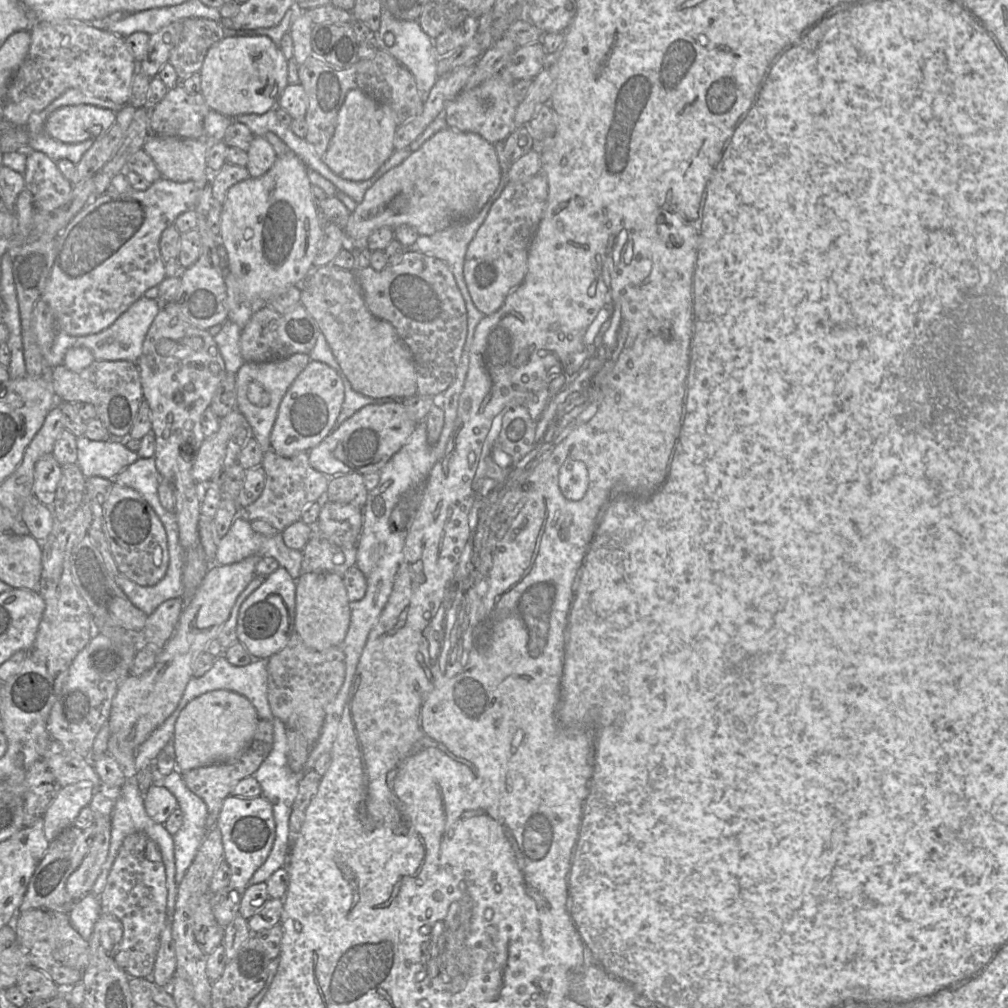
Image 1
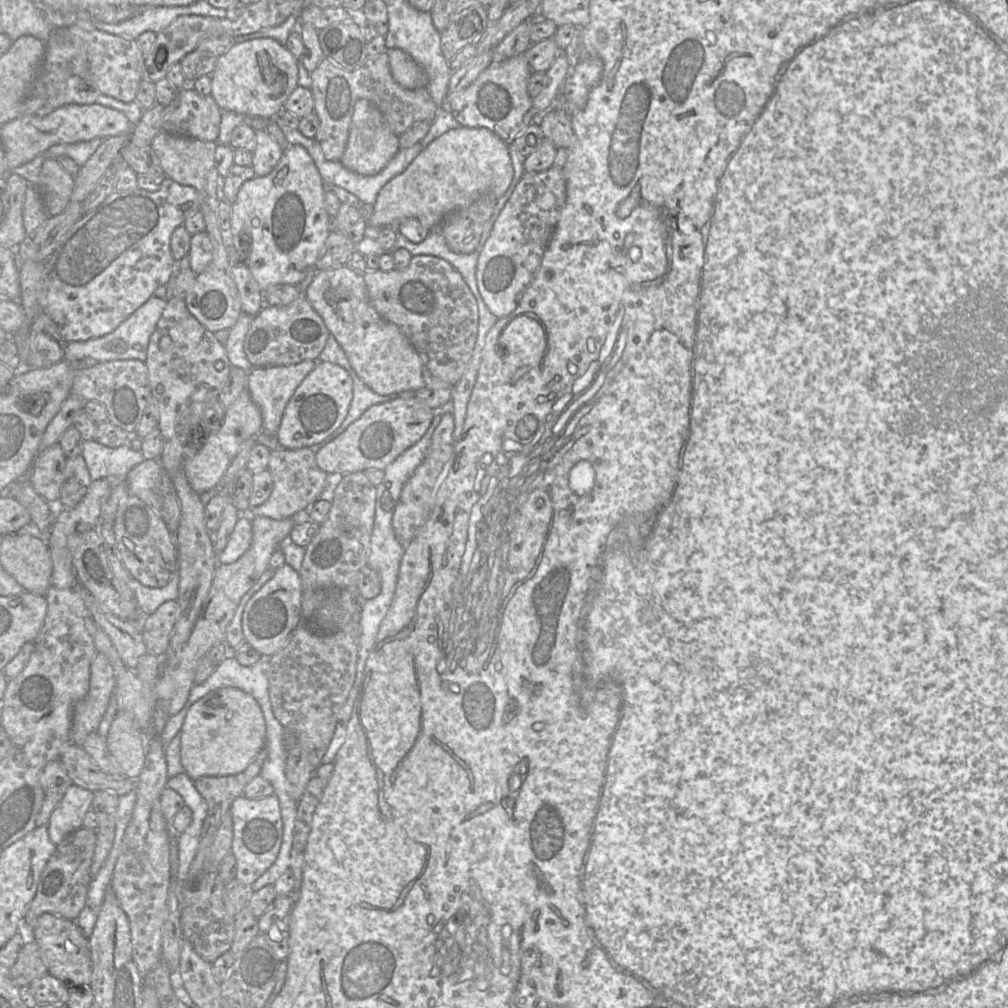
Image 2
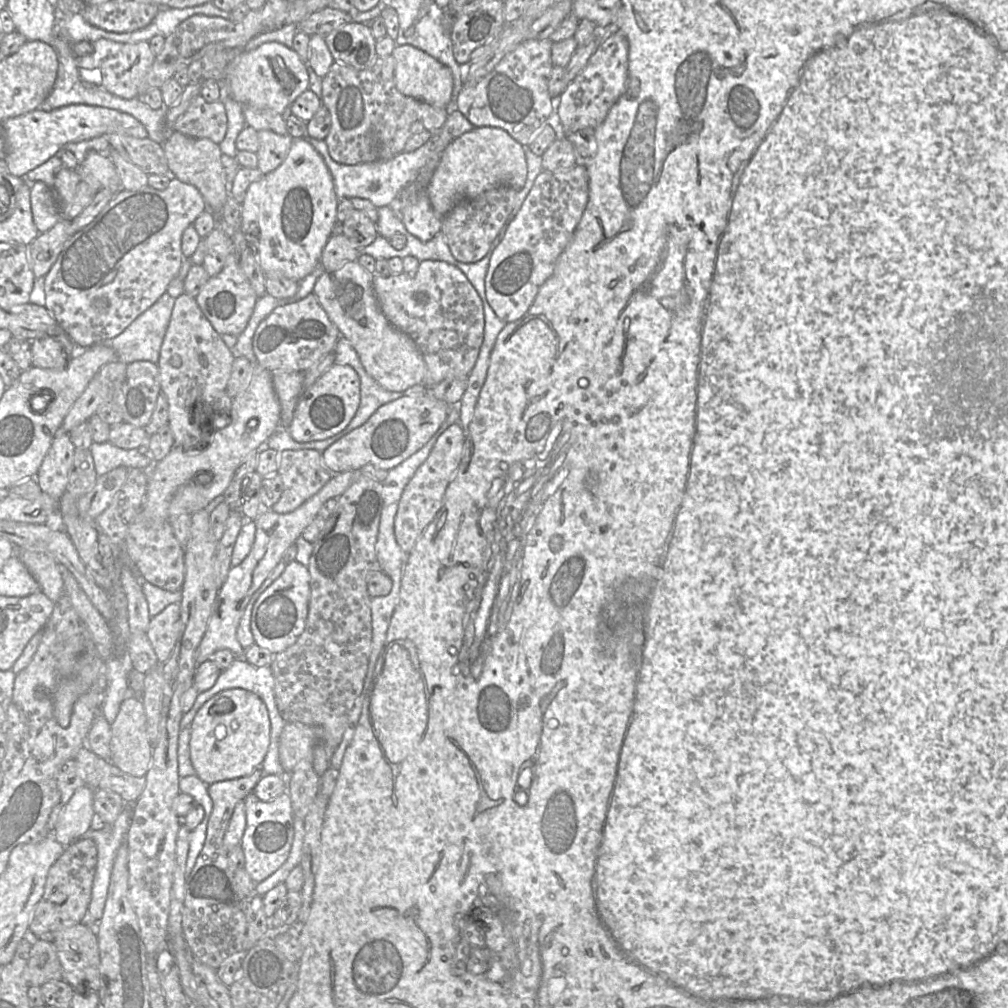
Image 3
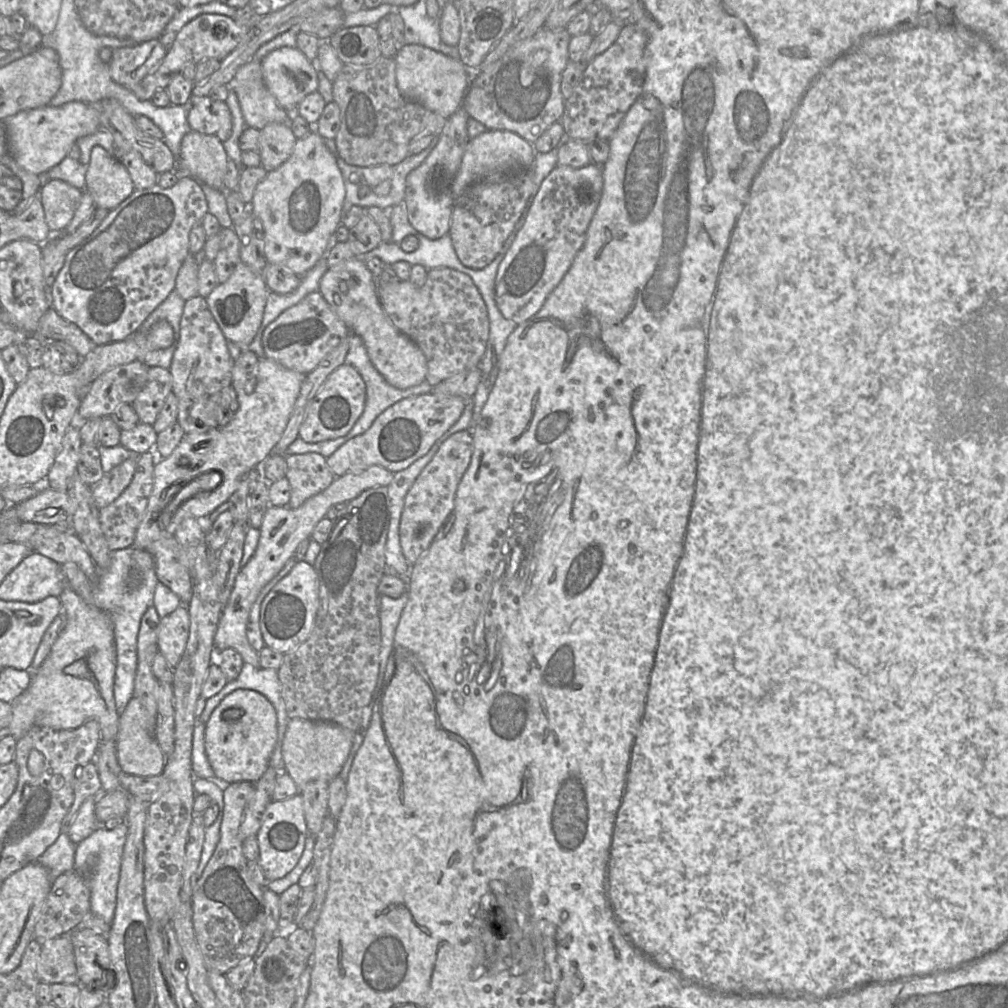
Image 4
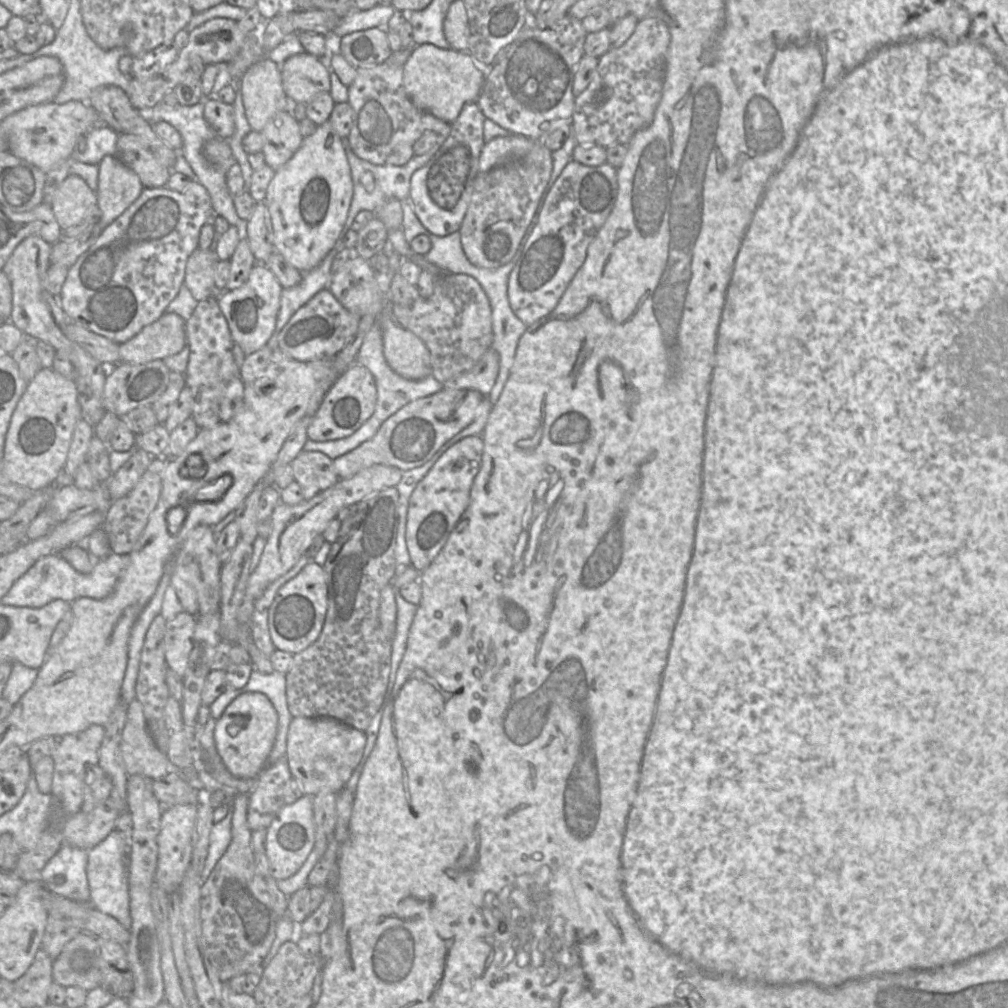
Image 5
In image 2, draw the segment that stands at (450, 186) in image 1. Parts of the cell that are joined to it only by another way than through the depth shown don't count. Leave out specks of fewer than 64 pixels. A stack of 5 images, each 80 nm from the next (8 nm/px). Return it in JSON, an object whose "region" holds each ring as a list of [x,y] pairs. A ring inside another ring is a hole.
{"region":[[[459,127],[455,129],[451,129],[441,135],[440,137],[433,140],[429,143],[411,162],[411,164],[403,171],[401,174],[392,178],[383,188],[380,190],[376,202],[369,206],[372,208],[372,213],[367,217],[368,227],[384,227],[391,225],[398,225],[401,221],[406,218],[416,218],[419,220],[421,225],[429,230],[433,231],[437,229],[442,221],[451,213],[467,208],[477,200],[482,197],[497,197],[499,198],[505,192],[507,192],[513,183],[514,179],[514,169],[512,165],[512,160],[509,152],[509,145],[507,142],[498,137],[494,132],[490,131],[484,127],[471,128],[471,127]]]}

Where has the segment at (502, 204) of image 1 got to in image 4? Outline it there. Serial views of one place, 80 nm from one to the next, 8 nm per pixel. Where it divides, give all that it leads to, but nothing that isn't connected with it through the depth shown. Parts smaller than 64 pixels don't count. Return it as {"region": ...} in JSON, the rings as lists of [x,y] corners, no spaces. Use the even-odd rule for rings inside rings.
{"region":[[[596,164],[580,168],[556,166],[541,182],[523,217],[521,227],[498,266],[495,278],[495,301],[506,319],[516,324],[530,319],[542,308],[547,297],[564,278],[585,244],[589,225],[601,200],[603,184],[602,168]]]}

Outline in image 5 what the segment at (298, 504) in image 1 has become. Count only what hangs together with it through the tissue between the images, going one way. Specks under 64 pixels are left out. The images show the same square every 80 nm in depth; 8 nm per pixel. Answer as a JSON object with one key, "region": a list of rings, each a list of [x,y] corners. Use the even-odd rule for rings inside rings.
{"region":[[[302,451],[290,464],[305,501],[338,482],[333,461],[319,451]]]}

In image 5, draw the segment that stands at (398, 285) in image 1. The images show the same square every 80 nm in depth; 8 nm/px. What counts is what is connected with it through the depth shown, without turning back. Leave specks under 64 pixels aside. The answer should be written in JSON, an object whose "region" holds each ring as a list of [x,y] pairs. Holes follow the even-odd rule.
{"region":[[[444,273],[437,276],[430,297],[419,297],[408,306],[392,303],[391,312],[403,328],[425,343],[431,354],[431,374],[441,383],[470,370],[491,347],[493,331],[489,300],[478,281],[470,275]]]}

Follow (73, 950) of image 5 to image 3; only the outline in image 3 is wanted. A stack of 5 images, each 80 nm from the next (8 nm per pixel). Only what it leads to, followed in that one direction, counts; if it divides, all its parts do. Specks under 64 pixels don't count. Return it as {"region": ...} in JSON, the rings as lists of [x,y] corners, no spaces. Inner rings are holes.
{"region":[[[40,938],[31,948],[24,970],[24,978],[30,987],[62,979],[62,967],[56,948],[49,938]]]}

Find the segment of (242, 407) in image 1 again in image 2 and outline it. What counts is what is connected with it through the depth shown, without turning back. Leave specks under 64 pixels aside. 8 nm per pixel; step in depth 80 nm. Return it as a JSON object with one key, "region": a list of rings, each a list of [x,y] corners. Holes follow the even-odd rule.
{"region":[[[304,360],[287,366],[253,367],[248,372],[246,390],[261,412],[263,434],[276,435],[287,403],[317,362],[323,361]]]}

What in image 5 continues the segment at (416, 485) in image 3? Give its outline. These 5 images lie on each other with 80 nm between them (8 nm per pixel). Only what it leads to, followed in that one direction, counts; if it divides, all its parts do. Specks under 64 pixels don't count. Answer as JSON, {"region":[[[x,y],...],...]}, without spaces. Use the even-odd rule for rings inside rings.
{"region":[[[481,435],[468,436],[452,445],[415,487],[408,506],[406,543],[411,565],[423,572],[445,546],[467,509],[470,490],[480,470],[484,441]]]}

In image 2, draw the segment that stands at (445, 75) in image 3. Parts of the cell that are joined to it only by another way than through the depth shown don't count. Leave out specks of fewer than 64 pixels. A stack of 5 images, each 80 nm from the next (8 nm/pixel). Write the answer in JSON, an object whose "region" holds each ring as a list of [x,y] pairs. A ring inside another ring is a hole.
{"region":[[[398,48],[388,49],[390,71],[393,79],[403,88],[425,88],[427,75],[410,55]]]}

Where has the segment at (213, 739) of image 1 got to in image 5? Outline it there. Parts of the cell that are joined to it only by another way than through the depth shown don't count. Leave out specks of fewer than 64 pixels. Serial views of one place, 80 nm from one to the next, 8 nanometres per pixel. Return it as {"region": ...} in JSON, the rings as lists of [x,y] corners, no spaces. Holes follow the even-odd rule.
{"region":[[[259,692],[238,695],[215,721],[214,742],[218,757],[228,772],[254,779],[262,772],[277,734],[278,715],[270,700]]]}

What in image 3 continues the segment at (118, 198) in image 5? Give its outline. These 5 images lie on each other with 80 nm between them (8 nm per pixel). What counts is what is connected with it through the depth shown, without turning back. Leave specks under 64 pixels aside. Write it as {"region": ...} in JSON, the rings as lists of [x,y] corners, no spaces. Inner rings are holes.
{"region":[[[90,151],[84,162],[77,168],[82,181],[92,189],[108,189],[113,194],[122,189],[116,167],[107,153]]]}

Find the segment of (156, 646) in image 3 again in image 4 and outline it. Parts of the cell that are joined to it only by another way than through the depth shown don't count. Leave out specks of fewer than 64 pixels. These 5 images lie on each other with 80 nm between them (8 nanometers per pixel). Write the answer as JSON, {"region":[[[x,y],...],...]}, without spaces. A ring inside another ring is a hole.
{"region":[[[185,605],[160,619],[158,627],[158,651],[174,669],[185,650],[190,630],[190,616]]]}

